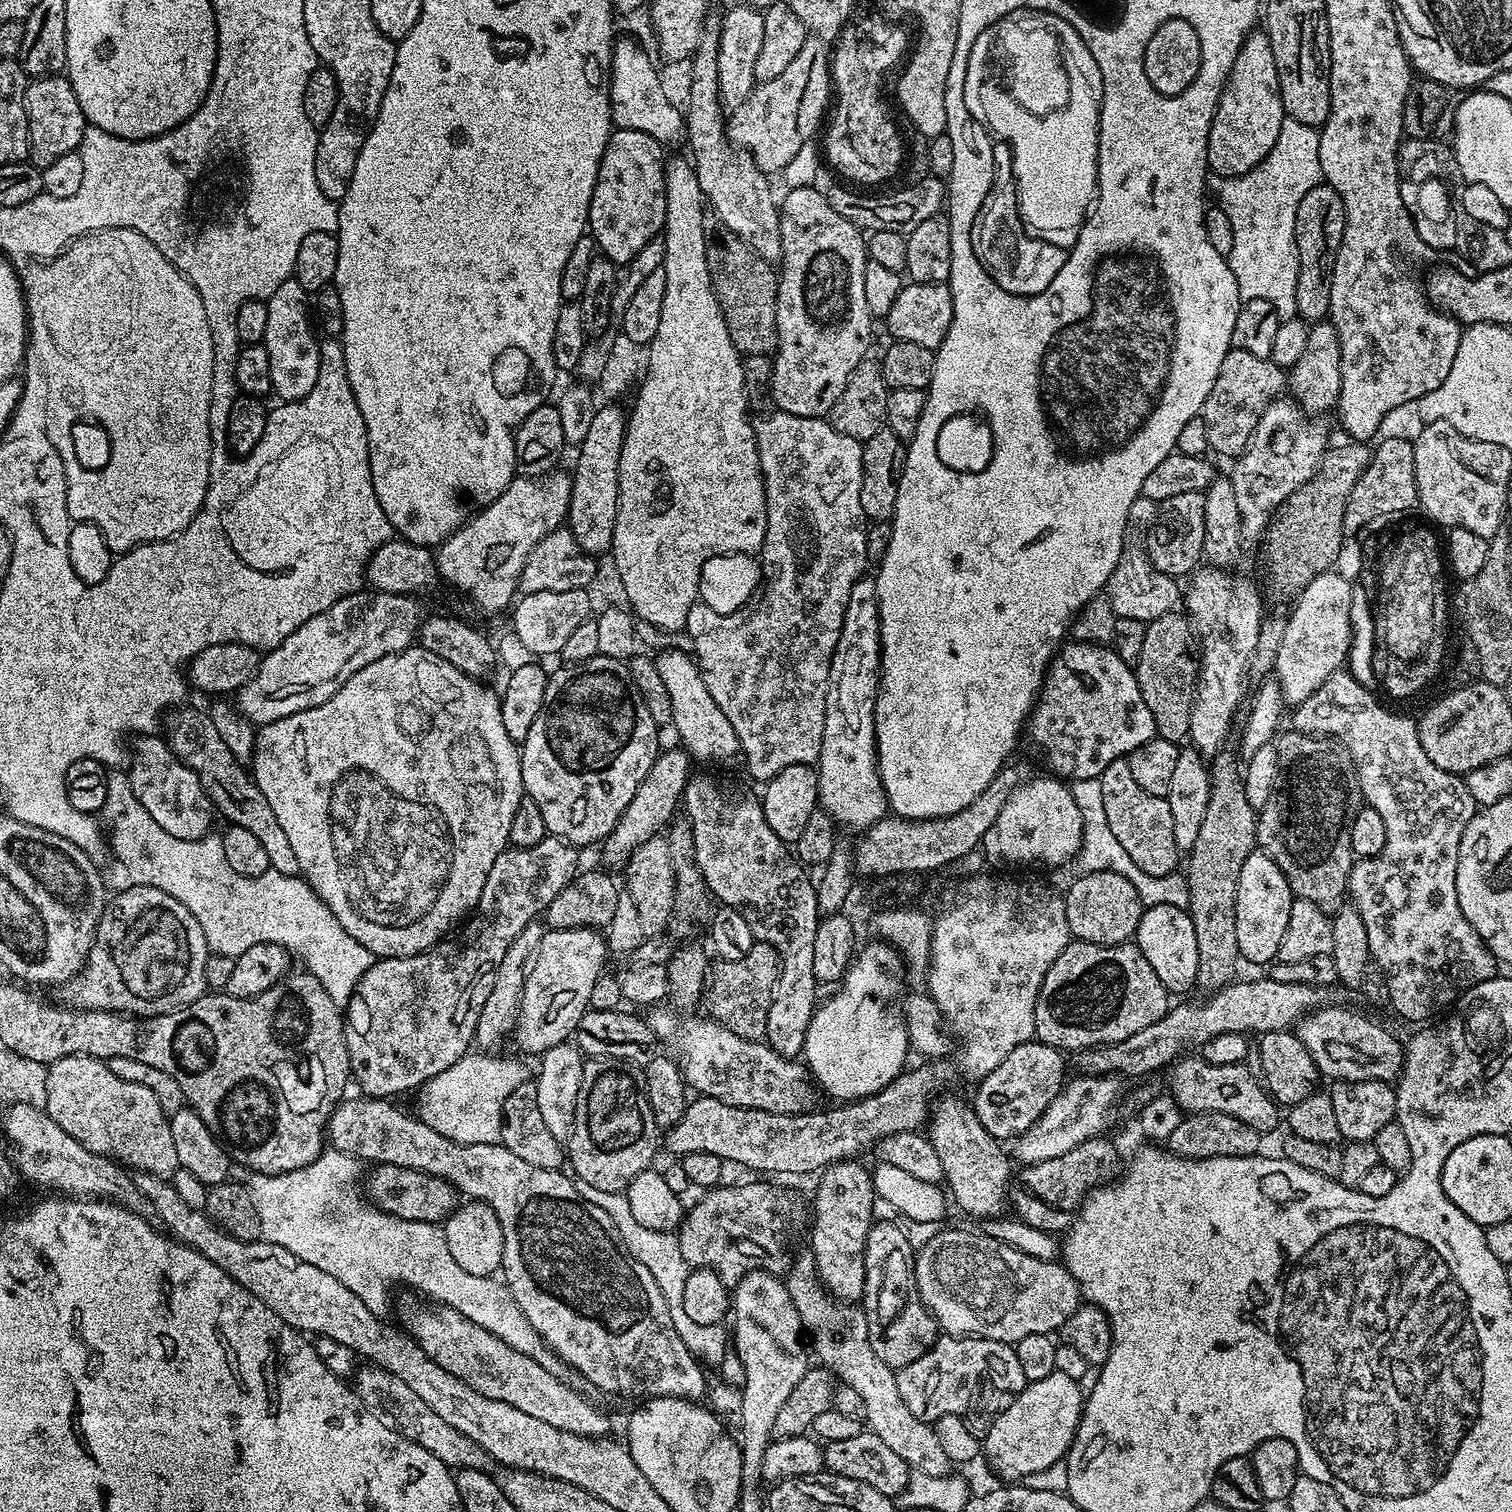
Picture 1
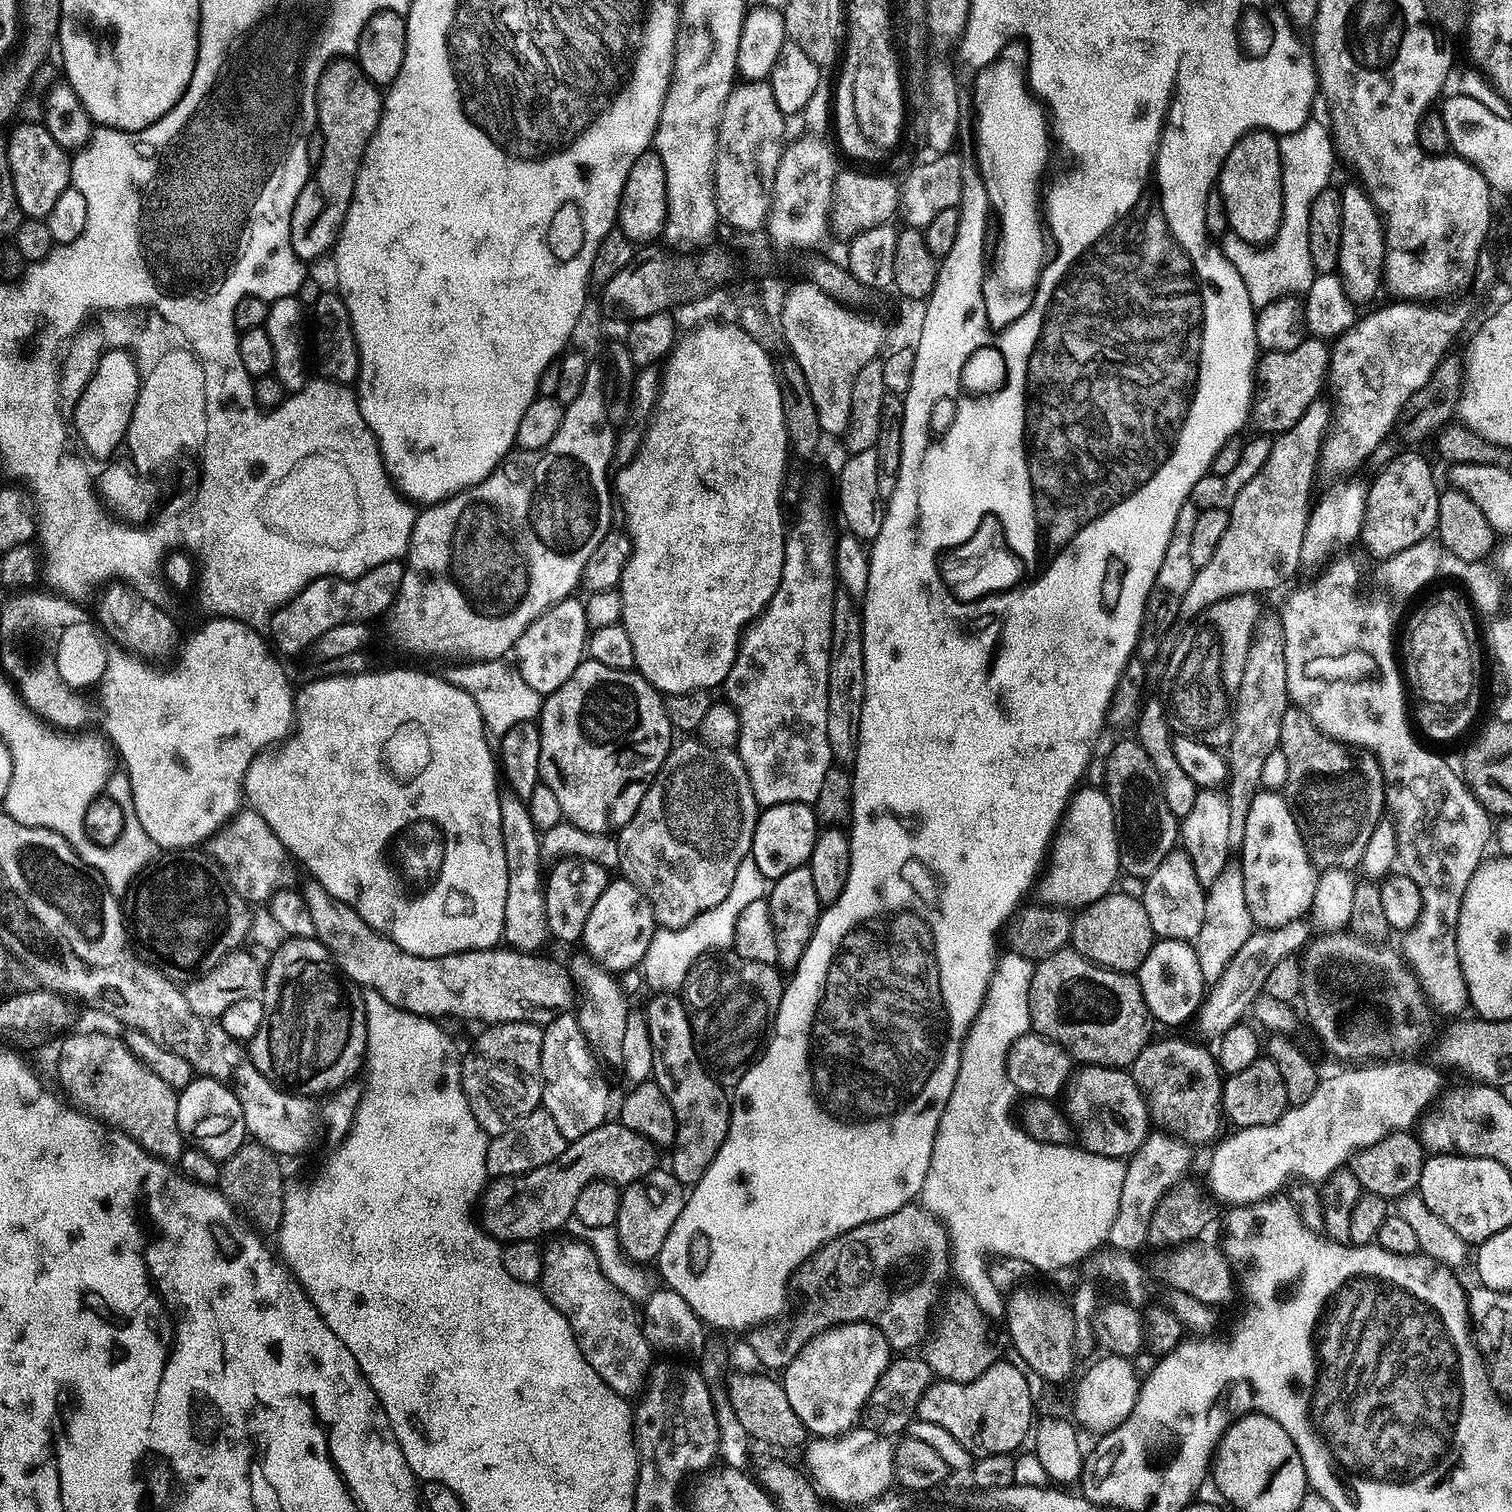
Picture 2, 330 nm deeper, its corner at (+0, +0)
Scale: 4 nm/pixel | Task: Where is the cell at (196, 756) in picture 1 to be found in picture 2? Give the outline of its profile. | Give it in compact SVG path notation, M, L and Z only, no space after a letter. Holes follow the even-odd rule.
M308 882L308 885L302 888L304 897L306 898L306 906L310 906L310 915L314 921L314 930L316 931L315 939L326 946L326 950L335 960L336 965L340 967L341 972L351 983L359 986L361 989L377 992L382 994L382 998L386 998L386 1002L390 1002L394 1006L398 1006L407 1012L413 1012L419 1016L431 1016L433 1018L441 1018L440 1016L461 1016L464 1020L481 1020L481 1025L491 1026L493 1024L509 1024L510 1022L522 1022L523 1020L531 1021L533 1019L532 1012L536 1012L539 1008L556 1008L552 1010L564 1010L568 1003L571 1005L574 1000L574 994L571 987L571 981L567 976L567 969L560 963L555 964L552 960L538 960L537 955L527 954L515 951L507 946L497 946L495 948L483 948L482 950L474 950L473 952L459 952L458 954L450 954L449 956L439 956L438 958L426 958L418 954L412 954L406 950L402 950L389 940L387 936L382 936L374 931L363 918L356 913L355 908L349 908L347 904L343 904L341 900L336 900L321 884Z

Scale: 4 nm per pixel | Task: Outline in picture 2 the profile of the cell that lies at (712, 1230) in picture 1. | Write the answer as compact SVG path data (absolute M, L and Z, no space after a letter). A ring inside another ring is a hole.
M916 1202L894 1210L894 1214L866 1222L830 1241L799 1273L800 1309L792 1317L787 1317L788 1324L770 1322L747 1335L746 1341L758 1354L761 1369L782 1370L794 1362L796 1355L816 1336L840 1324L873 1324L882 1330L888 1344L897 1353L916 1350L920 1340L929 1339L928 1323L932 1320L932 1307L939 1302L940 1287L948 1280L948 1246L950 1248L950 1232L944 1221Z

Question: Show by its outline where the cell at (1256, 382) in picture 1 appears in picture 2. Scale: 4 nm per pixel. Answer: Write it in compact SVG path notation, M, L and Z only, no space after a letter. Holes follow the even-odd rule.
M1305 338L1294 350L1264 352L1256 365L1256 384L1251 419L1260 423L1264 434L1279 434L1290 430L1302 414L1321 395L1320 387L1330 376L1330 348L1323 339Z

